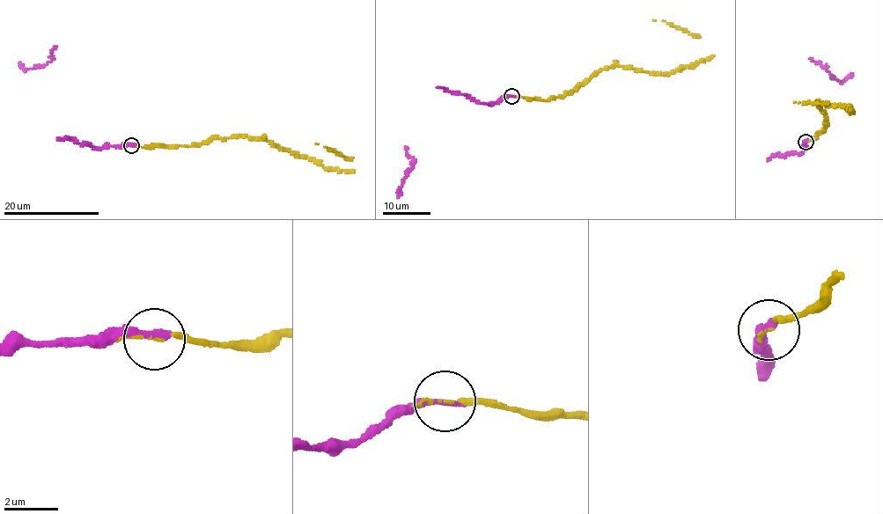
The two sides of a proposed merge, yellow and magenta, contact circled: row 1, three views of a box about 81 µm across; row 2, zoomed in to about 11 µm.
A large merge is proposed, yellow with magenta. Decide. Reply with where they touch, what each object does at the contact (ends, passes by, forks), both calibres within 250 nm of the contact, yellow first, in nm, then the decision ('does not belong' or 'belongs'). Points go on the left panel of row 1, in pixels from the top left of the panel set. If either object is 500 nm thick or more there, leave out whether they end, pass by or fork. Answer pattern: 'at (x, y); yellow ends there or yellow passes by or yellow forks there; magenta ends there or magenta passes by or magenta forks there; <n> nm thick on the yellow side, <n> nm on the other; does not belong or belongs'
at (131, 145); yellow passes by; magenta ends there; 60 nm thick on the yellow side, 260 nm on the other; belongs

